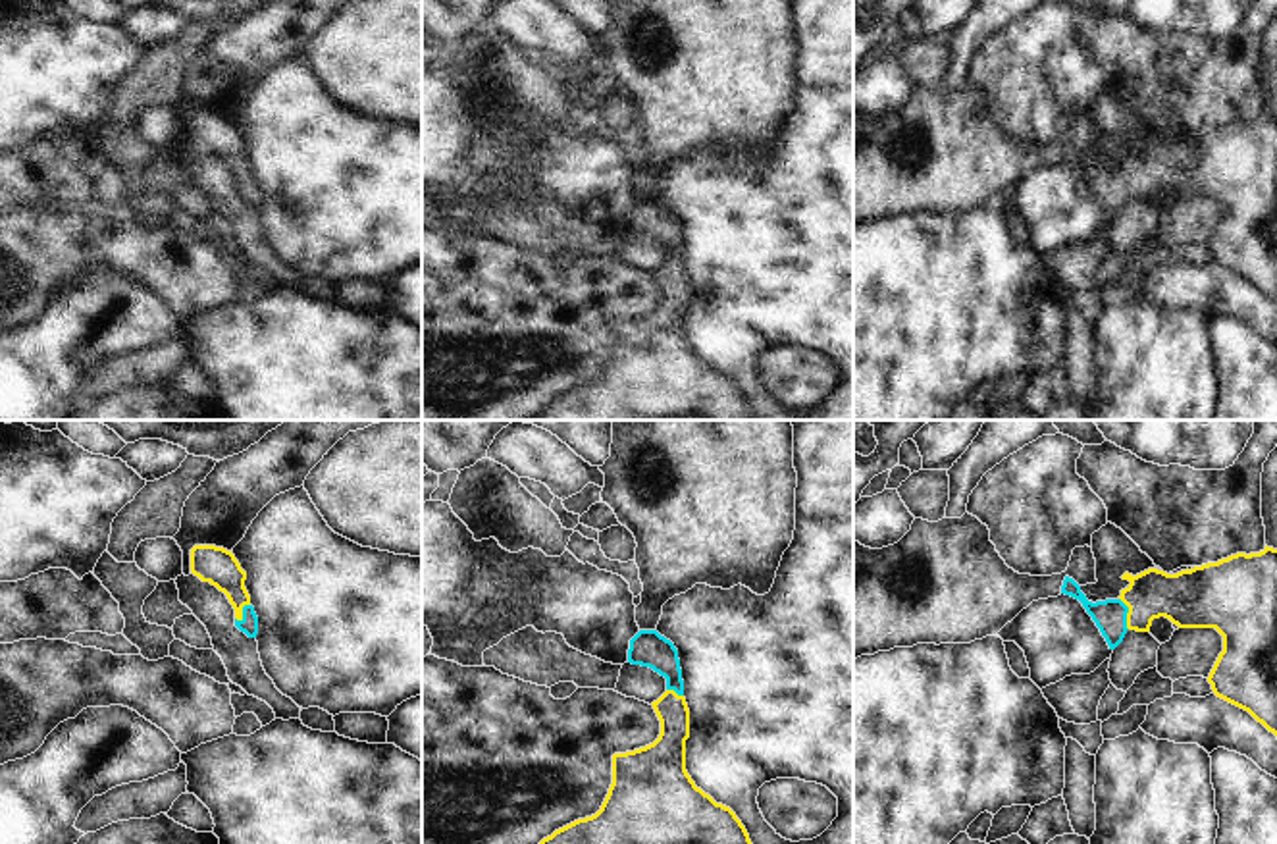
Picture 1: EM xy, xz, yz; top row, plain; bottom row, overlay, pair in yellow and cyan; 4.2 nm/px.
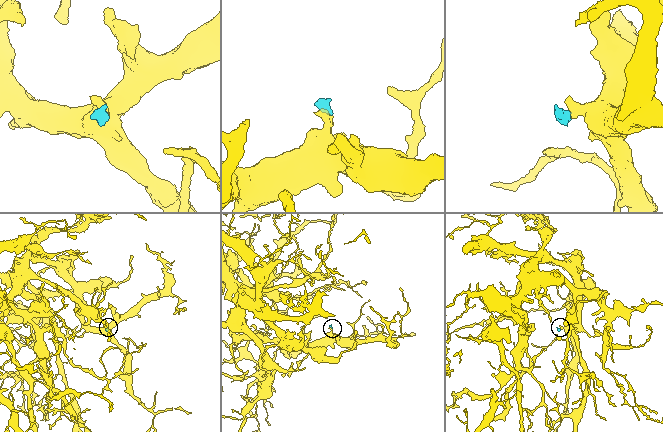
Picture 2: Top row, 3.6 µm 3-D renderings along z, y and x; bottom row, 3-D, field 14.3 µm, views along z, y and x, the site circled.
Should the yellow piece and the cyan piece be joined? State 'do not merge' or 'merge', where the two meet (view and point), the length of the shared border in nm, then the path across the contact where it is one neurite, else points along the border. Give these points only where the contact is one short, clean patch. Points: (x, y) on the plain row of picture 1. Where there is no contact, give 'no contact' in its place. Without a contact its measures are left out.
merge; meets yellow in yz at (1127, 182); contact 140 nm long; runs through yz (1185, 166), (1146, 166), (1127, 182), (1110, 184)

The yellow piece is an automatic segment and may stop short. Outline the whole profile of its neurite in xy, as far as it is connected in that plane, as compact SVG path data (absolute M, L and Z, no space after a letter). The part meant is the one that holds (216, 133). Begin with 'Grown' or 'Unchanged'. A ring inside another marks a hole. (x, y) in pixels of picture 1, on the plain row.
Grown. M195 114L191 118L191 141L223 160L235 177L235 195L248 206L256 206L258 185L245 156L247 141L235 123L216 114Z

